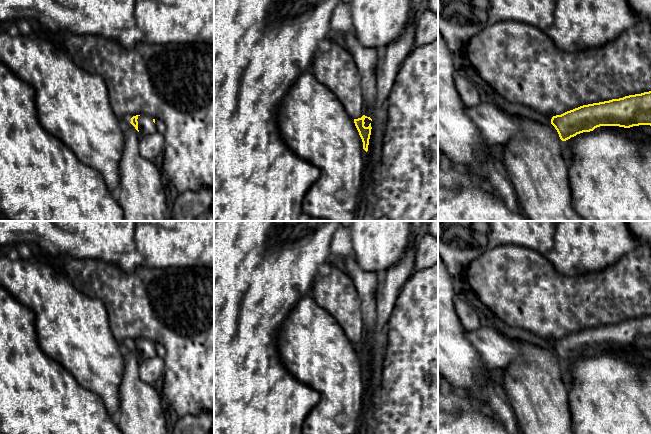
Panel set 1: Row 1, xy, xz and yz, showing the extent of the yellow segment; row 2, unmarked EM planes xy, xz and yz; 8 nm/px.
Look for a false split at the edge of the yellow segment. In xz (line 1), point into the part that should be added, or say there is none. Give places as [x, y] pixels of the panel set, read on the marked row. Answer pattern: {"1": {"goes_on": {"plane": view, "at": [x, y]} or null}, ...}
{"1": {"goes_on": {"plane": "xz", "at": [367, 121]}}}

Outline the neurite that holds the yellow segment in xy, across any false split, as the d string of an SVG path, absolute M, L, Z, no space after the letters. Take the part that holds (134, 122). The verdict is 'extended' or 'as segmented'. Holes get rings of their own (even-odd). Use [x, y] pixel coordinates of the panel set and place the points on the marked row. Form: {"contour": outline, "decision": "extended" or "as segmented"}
{"contour": "M136 115L130 122L140 135L150 135L156 133L155 119L147 115Z", "decision": "extended"}

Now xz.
{"contour": "M363 115L361 118L354 119L355 126L363 142L363 149L367 152L369 139L371 135L371 121L370 117Z", "decision": "extended"}

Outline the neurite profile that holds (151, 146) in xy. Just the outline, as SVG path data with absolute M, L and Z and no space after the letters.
M156 132L150 135L140 135L139 137L139 153L150 161L157 162L162 156L165 146L165 138L163 134Z

